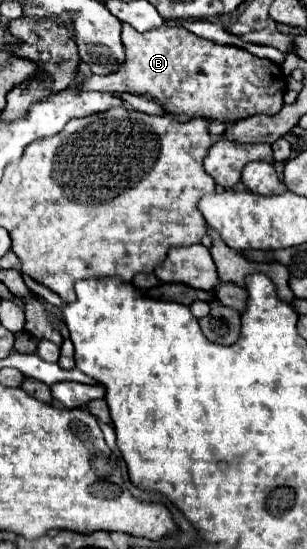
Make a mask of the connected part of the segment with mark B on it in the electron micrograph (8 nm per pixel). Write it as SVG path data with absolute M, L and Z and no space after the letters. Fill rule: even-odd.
M123 24L121 40L125 42L125 66L111 76L89 76L81 84L77 84L75 92L131 92L131 94L149 94L159 104L163 104L165 112L177 116L177 120L191 118L211 118L211 120L241 120L255 114L277 114L283 106L285 94L285 76L281 68L269 60L257 58L247 50L235 46L217 46L213 42L205 42L197 38L193 32L183 26L161 26L147 32L137 32L133 26Z

